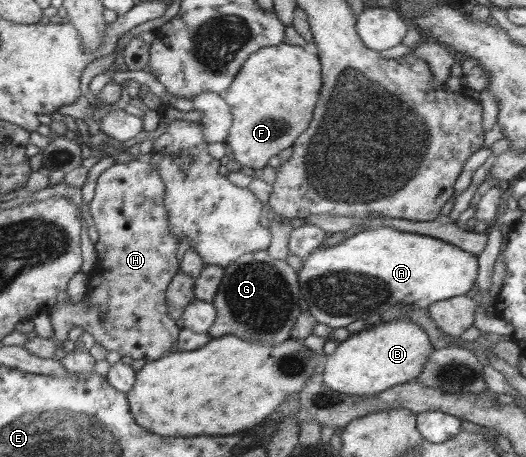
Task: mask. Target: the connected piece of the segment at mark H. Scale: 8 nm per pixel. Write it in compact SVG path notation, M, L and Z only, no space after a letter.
M119 159L119 161L113 164L110 169L106 169L106 171L98 177L95 195L92 202L90 202L90 213L94 219L99 235L99 239L95 243L97 262L89 273L87 273L88 287L84 295L84 299L87 299L90 305L87 306L81 301L78 305L66 303L66 305L62 306L49 305L46 308L46 312L48 313L48 317L50 318L55 333L55 339L58 342L65 341L66 335L70 329L74 327L83 327L84 331L91 333L97 343L102 345L102 347L105 347L108 352L116 351L116 353L120 353L121 356L127 355L128 357L132 357L132 359L145 359L148 362L162 358L164 355L168 354L170 348L175 345L181 329L178 328L176 320L172 319L167 313L166 290L174 275L179 271L179 263L177 259L179 242L176 241L176 237L170 233L170 221L166 219L166 214L168 213L166 213L166 207L164 207L164 193L166 193L166 187L164 187L163 181L159 179L157 170L154 166L149 164L148 161L144 160L135 160L125 163Z

